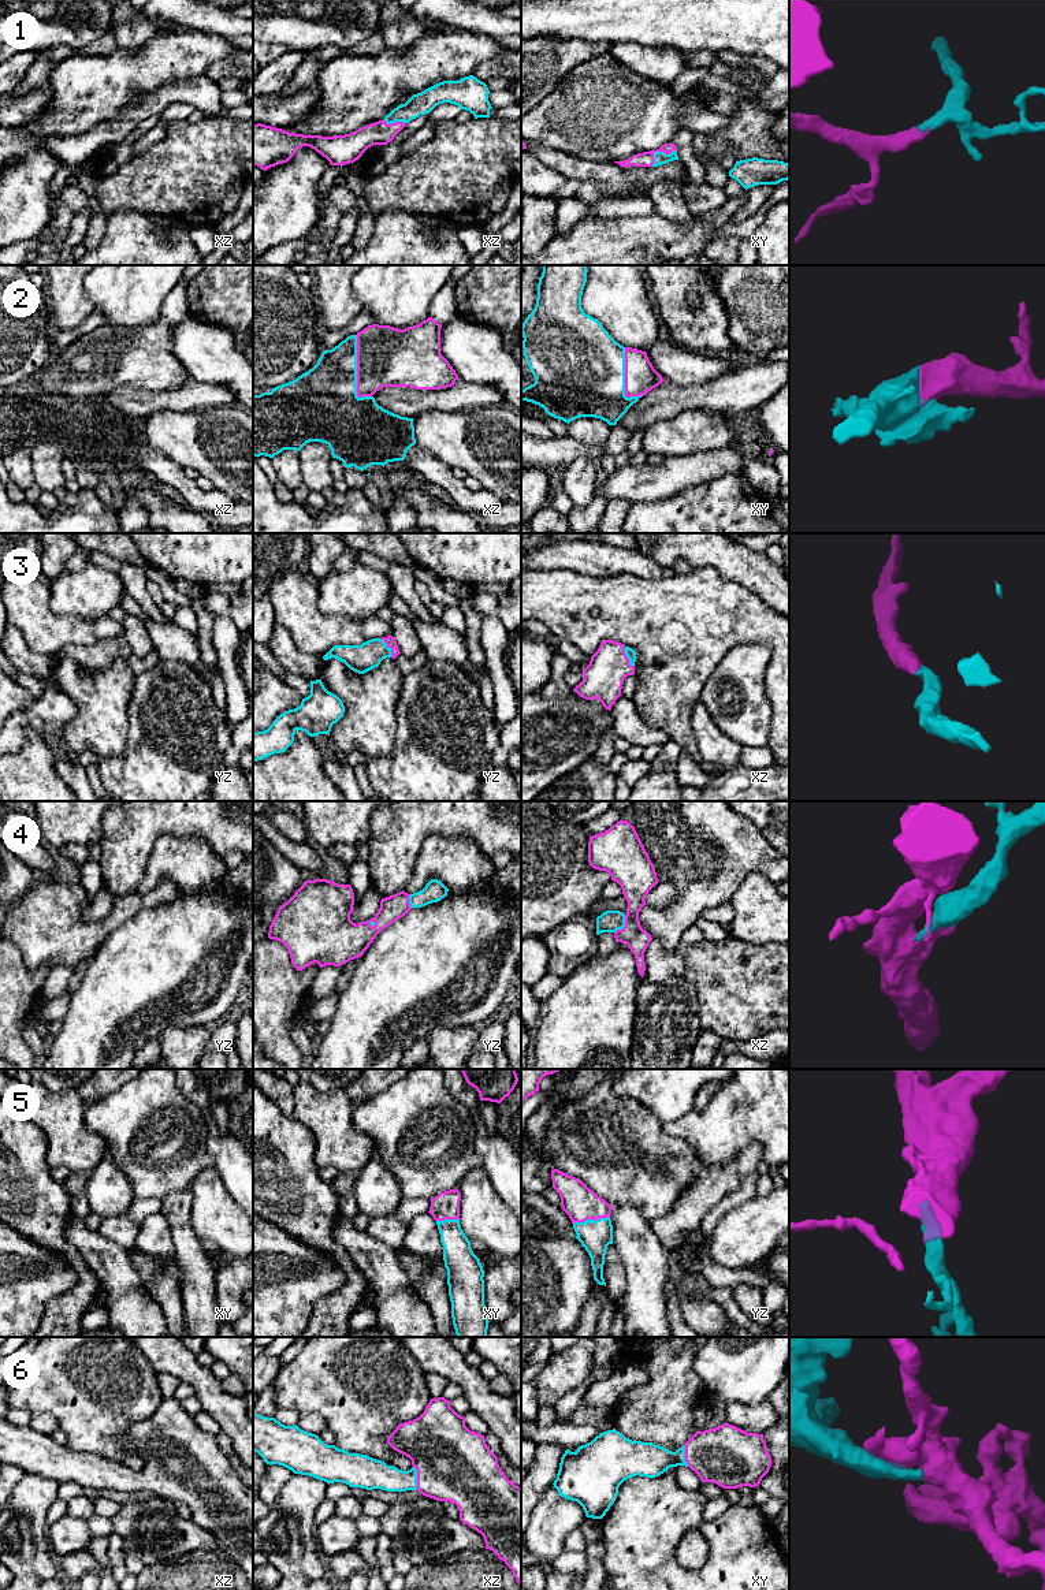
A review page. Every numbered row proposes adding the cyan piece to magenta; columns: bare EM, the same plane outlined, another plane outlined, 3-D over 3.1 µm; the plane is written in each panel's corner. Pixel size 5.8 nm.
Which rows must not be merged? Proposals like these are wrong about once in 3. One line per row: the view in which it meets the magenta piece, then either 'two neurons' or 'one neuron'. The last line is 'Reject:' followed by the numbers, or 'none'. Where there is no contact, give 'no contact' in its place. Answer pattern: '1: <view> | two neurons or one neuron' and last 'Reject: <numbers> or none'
1: xy | one neuron
2: xz | one neuron
3: xz | one neuron
4: xz | one neuron
5: yz | one neuron
6: xz | one neuron
Reject: none

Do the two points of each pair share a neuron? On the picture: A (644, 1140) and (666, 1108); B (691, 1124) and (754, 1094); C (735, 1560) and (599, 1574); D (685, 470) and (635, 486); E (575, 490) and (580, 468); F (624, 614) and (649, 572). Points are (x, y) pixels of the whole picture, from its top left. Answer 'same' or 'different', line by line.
A: different
B: same
C: different
D: same
E: same
F: different

